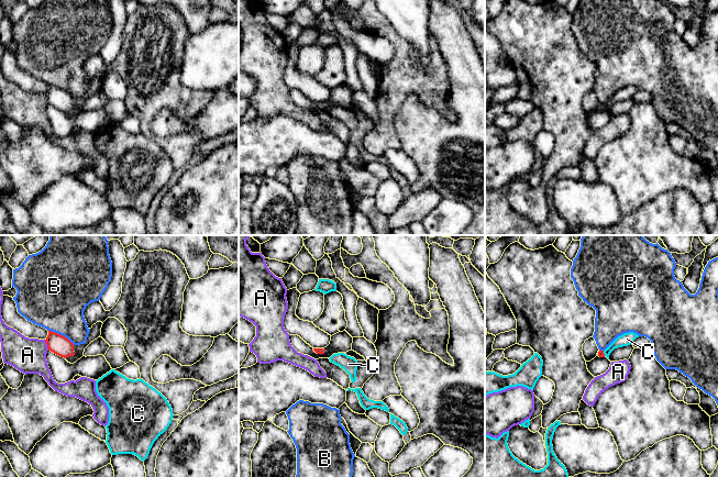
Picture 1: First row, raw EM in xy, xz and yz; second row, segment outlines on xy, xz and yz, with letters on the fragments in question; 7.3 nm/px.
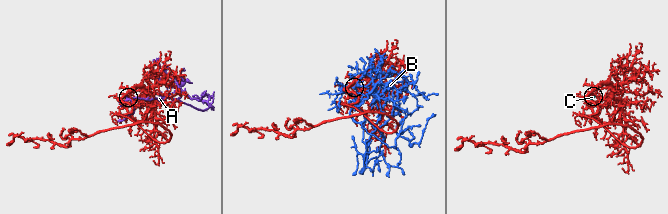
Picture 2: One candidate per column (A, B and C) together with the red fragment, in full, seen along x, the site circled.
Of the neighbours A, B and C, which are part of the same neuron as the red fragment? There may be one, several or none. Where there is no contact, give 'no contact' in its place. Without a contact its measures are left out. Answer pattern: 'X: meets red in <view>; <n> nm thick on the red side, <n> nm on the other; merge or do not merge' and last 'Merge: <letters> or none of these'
A: meets red in xy; 140 nm thick on the red side, 260 nm on the other; do not merge
B: meets red in xy; 140 nm thick on the red side, 440 nm on the other; do not merge
C: meets red in yz; 50 nm thick on the red side, 90 nm on the other; do not merge
Merge: none of these

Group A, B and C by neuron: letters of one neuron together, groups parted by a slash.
A / B / C

